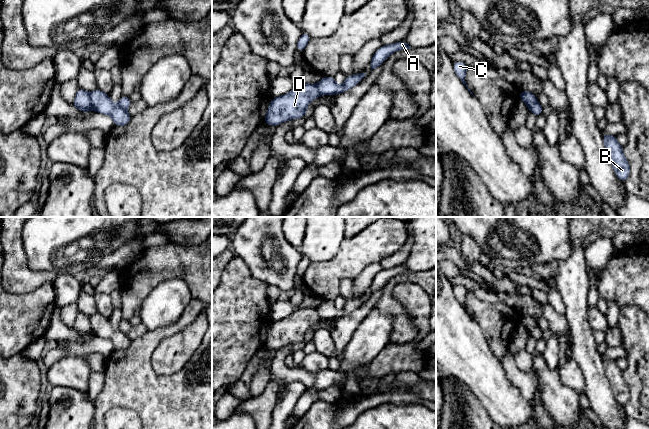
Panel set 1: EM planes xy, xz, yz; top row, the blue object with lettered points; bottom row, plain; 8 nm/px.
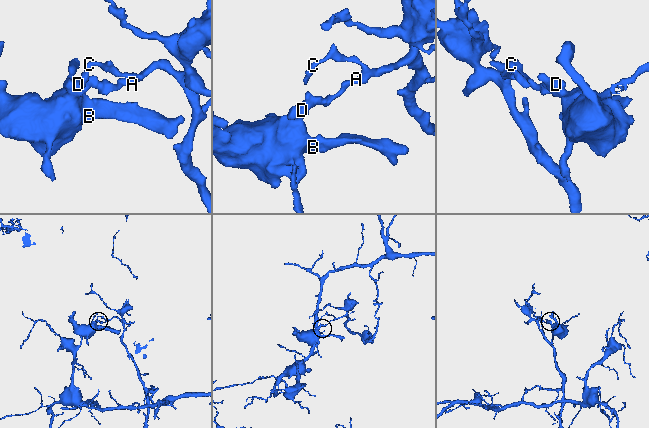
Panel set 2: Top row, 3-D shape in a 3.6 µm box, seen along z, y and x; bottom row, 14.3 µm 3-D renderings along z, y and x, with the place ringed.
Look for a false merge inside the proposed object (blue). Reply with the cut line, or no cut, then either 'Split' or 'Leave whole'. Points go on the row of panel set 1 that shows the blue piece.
Split along xy (89, 93), (93, 109). Split

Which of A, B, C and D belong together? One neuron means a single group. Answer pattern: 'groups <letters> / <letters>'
groups A C / B D

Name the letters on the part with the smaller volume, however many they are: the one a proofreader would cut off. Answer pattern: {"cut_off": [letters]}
{"cut_off": ["B", "D"]}

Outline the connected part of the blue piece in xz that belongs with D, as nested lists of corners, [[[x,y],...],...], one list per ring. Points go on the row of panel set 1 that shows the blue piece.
[[[300,84],[290,92],[271,100],[264,123],[278,126],[287,120],[299,119],[307,114],[309,103],[319,96],[315,84]]]

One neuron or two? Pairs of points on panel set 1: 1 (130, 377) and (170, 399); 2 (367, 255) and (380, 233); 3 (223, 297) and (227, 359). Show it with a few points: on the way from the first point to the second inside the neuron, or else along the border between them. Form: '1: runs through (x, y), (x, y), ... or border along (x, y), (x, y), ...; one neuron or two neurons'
1: runs through (140, 387), (151, 396), (160, 399); one neuron
2: runs through (367, 250), (379, 238); one neuron
3: runs through (227, 312), (227, 344); one neuron

